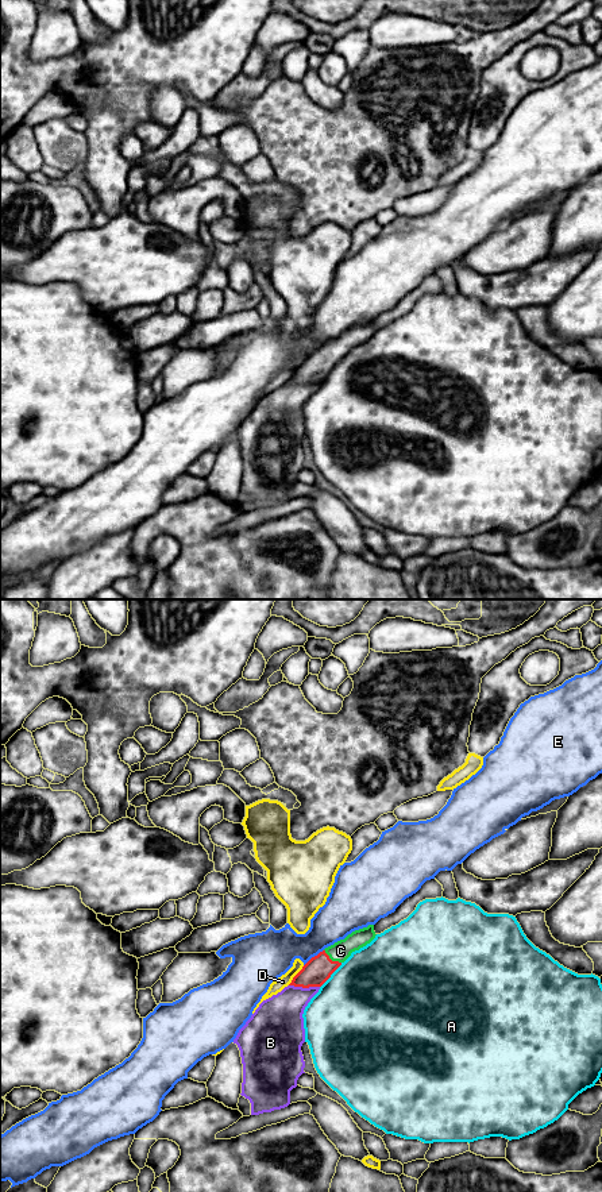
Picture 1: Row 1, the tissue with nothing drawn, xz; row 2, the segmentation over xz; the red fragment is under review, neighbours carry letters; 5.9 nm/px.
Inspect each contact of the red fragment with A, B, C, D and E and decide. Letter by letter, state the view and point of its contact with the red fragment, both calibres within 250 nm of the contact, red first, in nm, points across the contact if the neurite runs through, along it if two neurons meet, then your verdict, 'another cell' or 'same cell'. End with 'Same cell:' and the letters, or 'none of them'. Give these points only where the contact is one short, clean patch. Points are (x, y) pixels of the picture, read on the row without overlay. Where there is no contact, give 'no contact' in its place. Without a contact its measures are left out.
A: meets red in xz at (331, 369); 160 nm thick on the red side, 500 nm on the other; another cell
B: meets red in xz at (304, 382); 160 nm thick on the red side, 280 nm on the other; another cell
C: meets red in xz at (330, 354); 160 nm thick on the red side, 120 nm on the other; runs through xz (317, 365), (330, 354), (340, 346); same cell
D: meets red in xz at (296, 370); 160 nm thick on the red side, 70 nm on the other; border along xz (304, 361), (288, 380); another cell
E: meets red in xz at (315, 351); 160 nm thick on the red side, 280 nm on the other; another cell
Same cell: C

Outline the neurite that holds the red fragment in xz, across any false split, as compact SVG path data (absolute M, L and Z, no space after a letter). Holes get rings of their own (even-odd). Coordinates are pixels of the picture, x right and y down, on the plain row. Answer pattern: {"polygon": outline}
{"polygon": "M374 320L352 327L344 335L335 337L312 352L289 381L302 383L321 382L352 347L370 339L375 331Z"}

